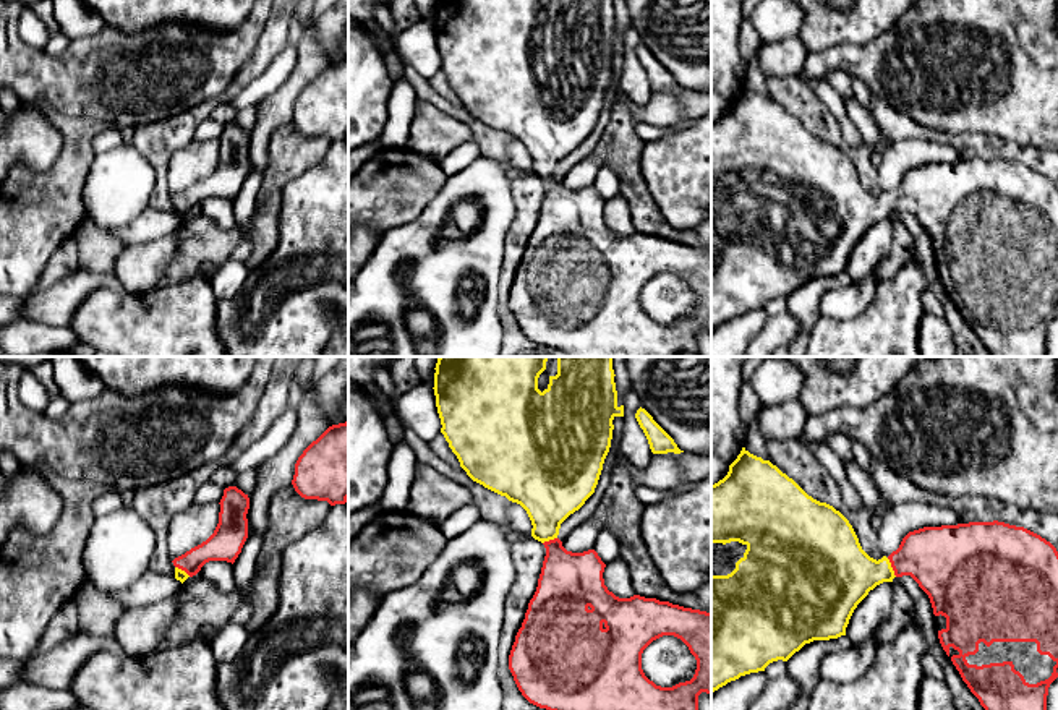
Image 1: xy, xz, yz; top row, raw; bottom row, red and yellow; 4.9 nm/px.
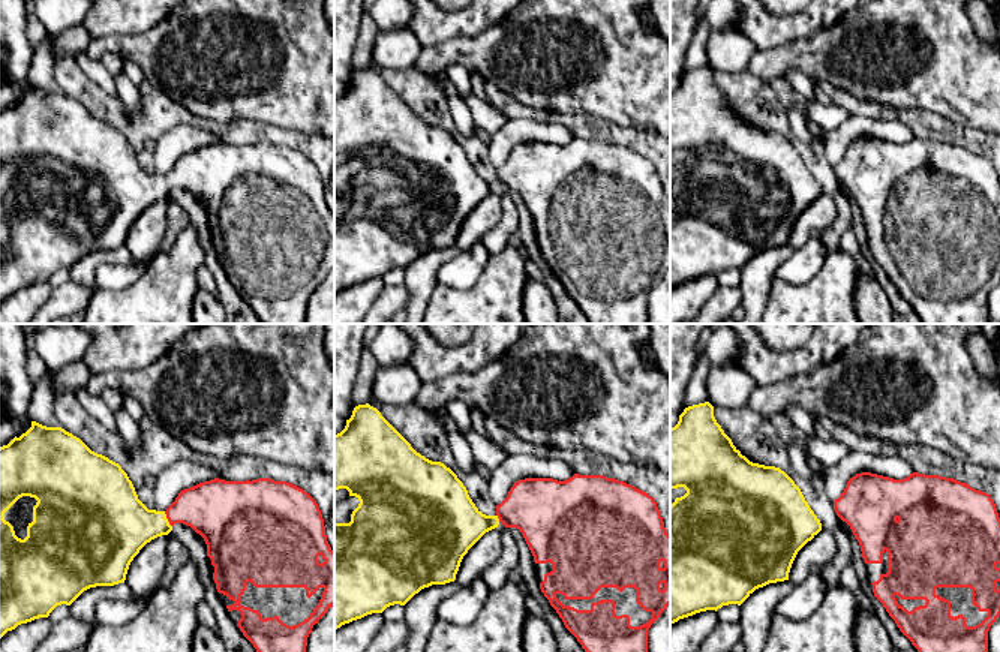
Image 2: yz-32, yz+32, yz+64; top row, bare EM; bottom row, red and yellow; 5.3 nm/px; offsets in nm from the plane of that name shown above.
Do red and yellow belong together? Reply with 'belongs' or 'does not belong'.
belongs

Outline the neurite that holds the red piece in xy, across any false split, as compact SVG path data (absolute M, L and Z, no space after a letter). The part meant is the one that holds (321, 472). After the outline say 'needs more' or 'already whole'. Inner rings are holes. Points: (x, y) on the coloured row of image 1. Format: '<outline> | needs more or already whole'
M348 423L329 426L313 441L295 464L292 480L305 499L327 501L331 506L348 499Z | already whole

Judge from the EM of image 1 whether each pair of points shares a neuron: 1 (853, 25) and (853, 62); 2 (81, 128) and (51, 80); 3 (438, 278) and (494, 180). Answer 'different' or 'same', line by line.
1: different
2: same
3: same

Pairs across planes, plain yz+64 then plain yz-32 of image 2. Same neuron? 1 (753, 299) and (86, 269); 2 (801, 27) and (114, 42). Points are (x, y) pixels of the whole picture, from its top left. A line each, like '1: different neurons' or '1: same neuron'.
1: same neuron
2: different neurons

